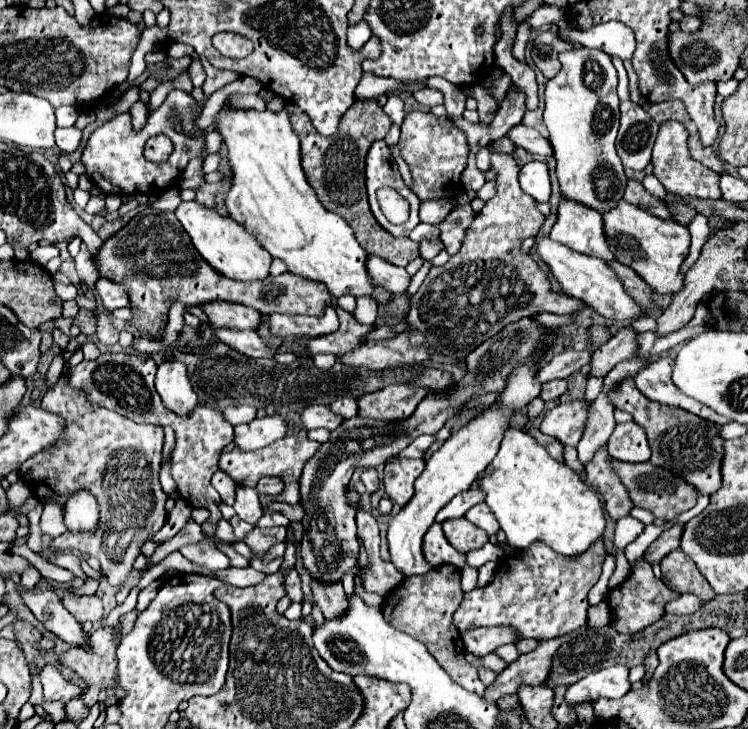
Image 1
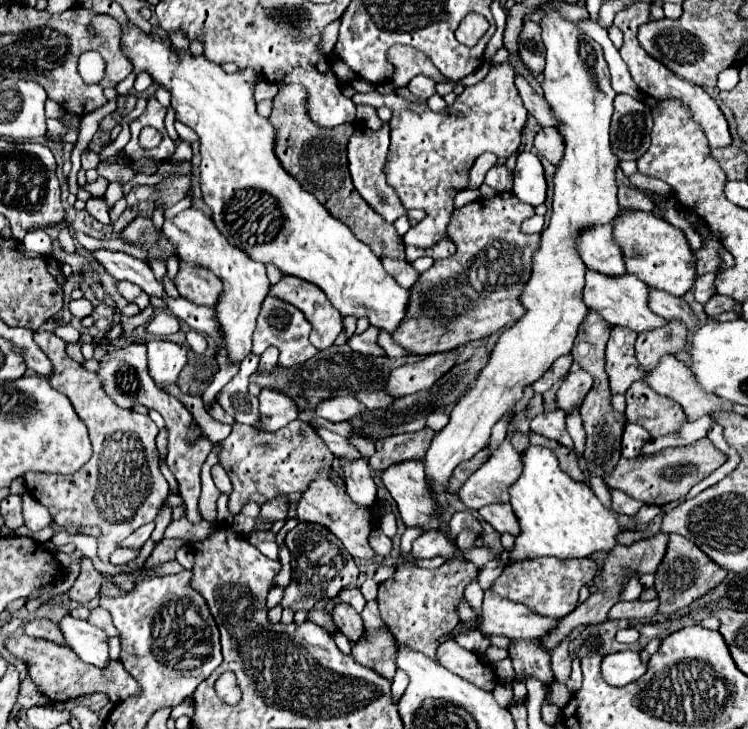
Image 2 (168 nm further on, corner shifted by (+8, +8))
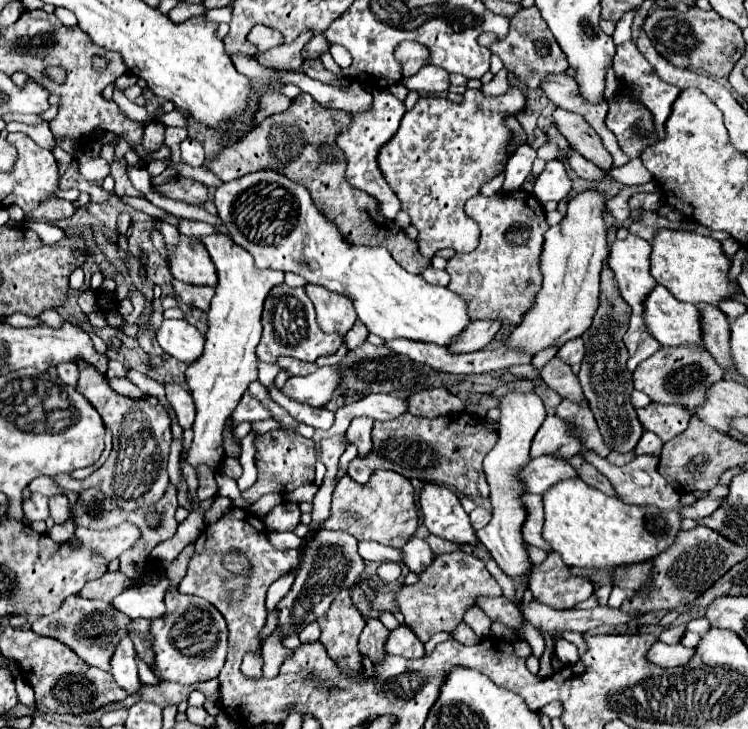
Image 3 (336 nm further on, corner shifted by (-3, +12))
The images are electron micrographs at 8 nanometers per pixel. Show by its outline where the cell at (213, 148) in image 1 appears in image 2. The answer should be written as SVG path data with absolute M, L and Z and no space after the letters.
M176 120L176 132L178 132L178 138L180 140L184 140L184 142L194 142L194 140L199 140L198 136L196 136L196 132L192 130L192 128L188 128L186 124L182 124L182 122L178 122Z

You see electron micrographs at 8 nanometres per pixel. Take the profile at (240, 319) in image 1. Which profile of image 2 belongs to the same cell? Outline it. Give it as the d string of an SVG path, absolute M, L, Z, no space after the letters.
M180 260L180 270L174 278L174 286L186 300L210 308L212 304L216 304L222 292L220 280L208 268L202 268L198 264L188 264L182 260Z

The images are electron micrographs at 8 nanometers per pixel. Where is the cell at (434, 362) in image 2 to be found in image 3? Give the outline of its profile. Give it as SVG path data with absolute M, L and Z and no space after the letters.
M477 320L477 322L471 322L463 330L463 336L459 336L459 340L453 340L447 346L447 350L453 352L453 354L477 352L477 350L485 348L495 338L499 328L501 328L499 320Z

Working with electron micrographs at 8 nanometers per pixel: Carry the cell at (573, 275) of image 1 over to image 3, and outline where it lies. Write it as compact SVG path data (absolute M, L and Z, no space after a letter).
M661 284L647 294L647 300L643 302L643 320L651 336L661 344L701 344L699 312L695 304L679 302Z

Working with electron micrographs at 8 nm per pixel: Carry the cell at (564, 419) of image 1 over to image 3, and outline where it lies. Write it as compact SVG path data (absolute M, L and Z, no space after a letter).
M547 416L539 432L535 434L531 456L541 454L553 454L559 458L569 458L583 450L583 444L579 444L577 436L571 436L571 428L565 420L559 420L559 416Z

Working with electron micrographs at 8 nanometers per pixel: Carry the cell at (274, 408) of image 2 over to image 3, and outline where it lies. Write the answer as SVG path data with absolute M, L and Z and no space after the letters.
M323 366L309 376L291 376L281 388L281 392L285 396L291 396L291 400L299 400L301 404L323 406L337 388L339 378L339 366Z

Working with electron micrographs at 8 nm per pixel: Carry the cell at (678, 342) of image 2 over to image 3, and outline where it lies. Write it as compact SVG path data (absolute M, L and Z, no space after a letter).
M661 346L659 352L643 360L633 372L635 388L645 392L653 402L683 404L689 410L699 406L705 398L705 390L721 378L723 378L723 368L719 368L715 358L701 346L681 346L681 348Z

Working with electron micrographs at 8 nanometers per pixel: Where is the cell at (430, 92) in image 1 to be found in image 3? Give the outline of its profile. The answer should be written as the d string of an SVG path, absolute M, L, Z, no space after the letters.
M433 64L421 68L415 76L411 76L405 86L417 92L445 92L449 88L449 74L443 68L435 68Z

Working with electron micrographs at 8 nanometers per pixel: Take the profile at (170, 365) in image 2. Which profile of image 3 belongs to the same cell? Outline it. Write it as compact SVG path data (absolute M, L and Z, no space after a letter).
M163 320L157 332L159 346L181 362L193 362L203 354L205 338L185 320Z

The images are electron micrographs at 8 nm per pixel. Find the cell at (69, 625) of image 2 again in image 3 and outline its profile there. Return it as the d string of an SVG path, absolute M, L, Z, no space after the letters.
M125 636L111 656L111 674L115 682L125 688L129 694L135 694L141 688L141 680L137 676L137 664L135 664L135 648L129 636Z

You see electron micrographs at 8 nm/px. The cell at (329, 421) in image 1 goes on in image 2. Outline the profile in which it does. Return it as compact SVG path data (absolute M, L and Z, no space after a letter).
M338 396L336 400L322 400L320 408L316 408L316 414L330 422L350 420L364 412L366 412L364 404L360 404L354 396Z

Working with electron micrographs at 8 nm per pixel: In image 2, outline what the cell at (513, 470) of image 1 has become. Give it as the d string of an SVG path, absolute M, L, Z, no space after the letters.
M530 446L522 454L522 462L524 472L510 488L510 504L520 520L522 534L516 538L514 550L504 554L506 564L540 556L556 556L560 560L590 558L596 552L610 552L618 544L616 536L624 532L618 518L602 506L588 484L574 482L560 470L552 450Z

